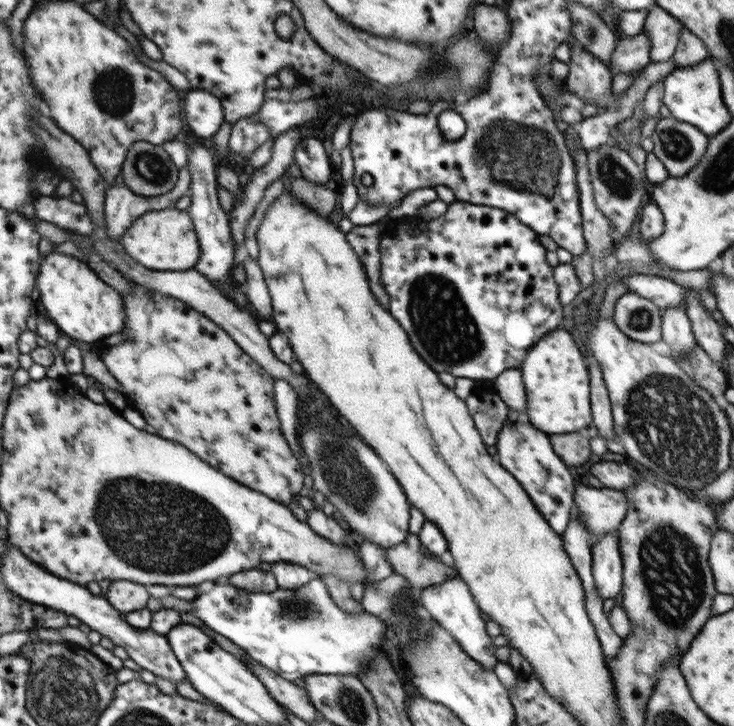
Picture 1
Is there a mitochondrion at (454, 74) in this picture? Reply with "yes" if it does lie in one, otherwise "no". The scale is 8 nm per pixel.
yes

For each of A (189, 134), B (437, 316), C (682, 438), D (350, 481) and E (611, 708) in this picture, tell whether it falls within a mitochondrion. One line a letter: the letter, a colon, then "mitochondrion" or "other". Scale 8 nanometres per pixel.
A: other
B: mitochondrion
C: mitochondrion
D: mitochondrion
E: other

